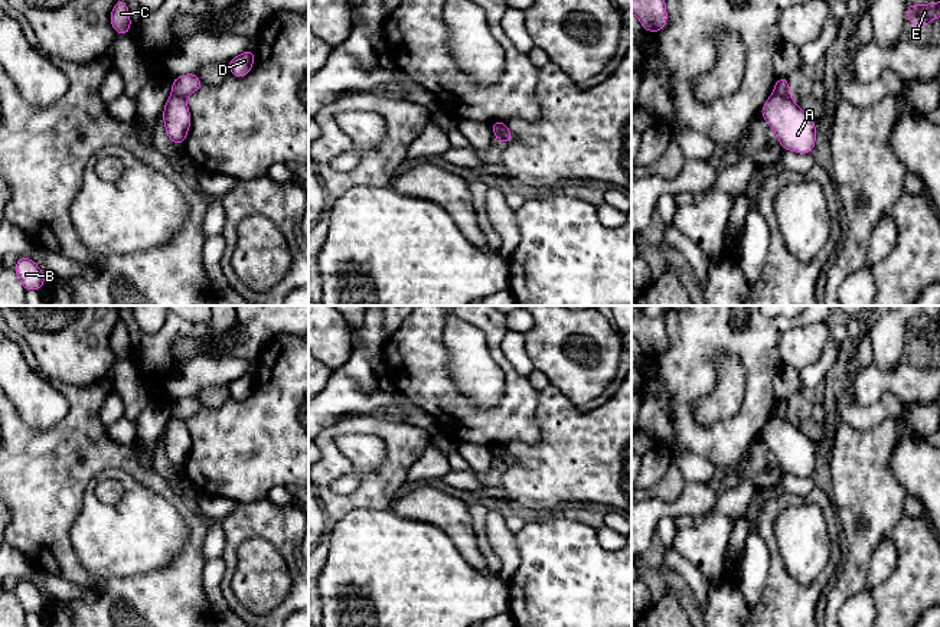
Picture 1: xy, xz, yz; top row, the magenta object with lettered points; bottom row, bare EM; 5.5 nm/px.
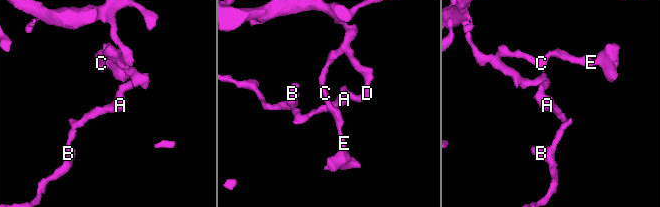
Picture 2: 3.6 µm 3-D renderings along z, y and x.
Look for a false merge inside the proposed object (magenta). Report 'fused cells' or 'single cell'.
fused cells

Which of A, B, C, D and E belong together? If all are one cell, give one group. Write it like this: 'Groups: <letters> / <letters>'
Groups: A B / C D E

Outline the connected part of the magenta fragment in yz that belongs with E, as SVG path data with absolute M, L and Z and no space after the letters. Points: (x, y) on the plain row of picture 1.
M907 326L905 340L913 350L924 352L934 340L940 340L940 326L926 326L921 329Z

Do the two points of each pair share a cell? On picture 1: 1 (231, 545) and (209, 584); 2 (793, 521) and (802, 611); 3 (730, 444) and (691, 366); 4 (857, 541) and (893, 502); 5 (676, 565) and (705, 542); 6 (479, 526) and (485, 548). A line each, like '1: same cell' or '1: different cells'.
1: different cells
2: different cells
3: same cell
4: same cell
5: different cells
6: same cell

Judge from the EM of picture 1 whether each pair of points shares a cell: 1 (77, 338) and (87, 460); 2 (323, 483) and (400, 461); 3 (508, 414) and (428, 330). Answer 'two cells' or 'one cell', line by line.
1: two cells
2: one cell
3: one cell

